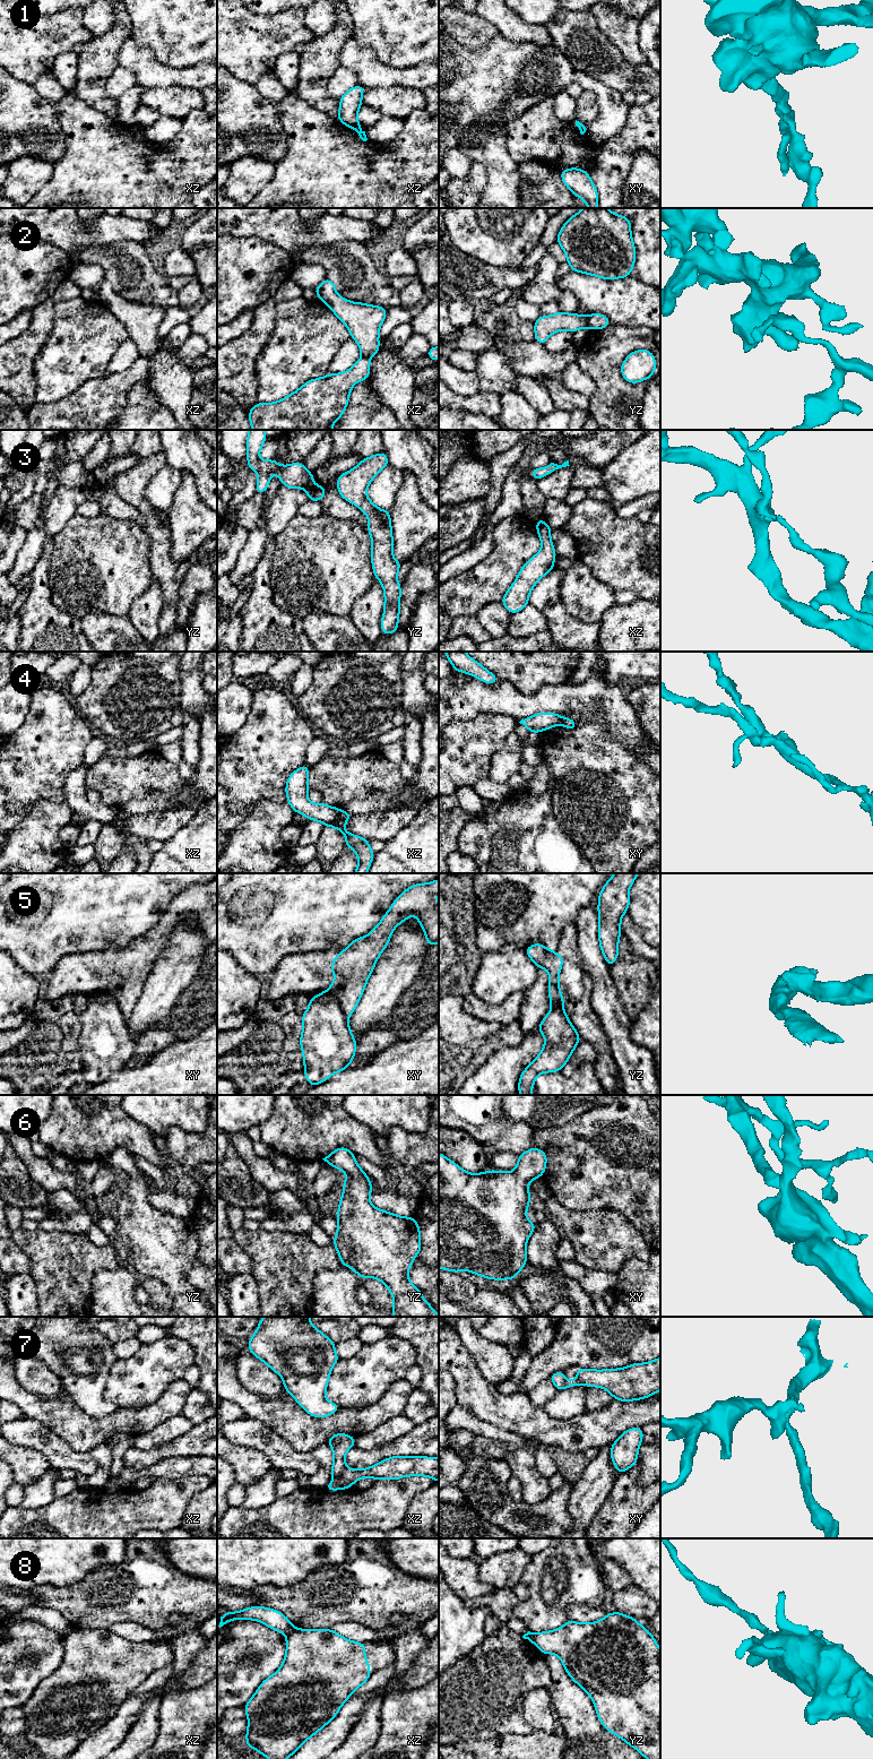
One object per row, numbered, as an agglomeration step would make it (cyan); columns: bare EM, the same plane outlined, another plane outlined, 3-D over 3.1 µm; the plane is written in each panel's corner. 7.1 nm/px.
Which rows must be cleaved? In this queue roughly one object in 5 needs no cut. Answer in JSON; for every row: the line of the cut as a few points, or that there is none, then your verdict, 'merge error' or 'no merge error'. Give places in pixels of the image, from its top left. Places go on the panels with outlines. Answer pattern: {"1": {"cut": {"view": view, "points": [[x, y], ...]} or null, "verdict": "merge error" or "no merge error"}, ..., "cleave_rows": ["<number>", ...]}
{"1": {"cut": {"view": "xy", "points": [[580, 129], [585, 131]]}, "verdict": "merge error"}, "2": {"cut": {"view": "yz", "points": [[587, 317], [588, 327]]}, "verdict": "merge error"}, "3": {"cut": {"view": "yz", "points": [[312, 483], [307, 490]]}, "verdict": "merge error"}, "4": {"cut": {"view": "xz", "points": [[342, 811], [331, 826]]}, "verdict": "merge error"}, "5": {"cut": {"view": "xy", "points": [[328, 990], [345, 1016]]}, "verdict": "merge error"}, "6": {"cut": null, "verdict": "no merge error"}, "7": {"cut": {"view": "xz", "points": [[346, 1466], [337, 1476]]}, "verdict": "merge error"}, "8": {"cut": {"view": "xz", "points": [[295, 1630], [287, 1635]]}, "verdict": "merge error"}, "cleave_rows": ["1", "2", "3", "4", "5", "7", "8"]}

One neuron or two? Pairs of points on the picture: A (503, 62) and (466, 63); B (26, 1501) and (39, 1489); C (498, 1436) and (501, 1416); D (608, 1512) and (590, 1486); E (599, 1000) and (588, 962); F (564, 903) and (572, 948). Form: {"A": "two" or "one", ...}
{"A": "one", "B": "one", "C": "two", "D": "two", "E": "one", "F": "two"}

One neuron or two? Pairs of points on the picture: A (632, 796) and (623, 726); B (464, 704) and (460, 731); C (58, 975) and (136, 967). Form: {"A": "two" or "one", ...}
{"A": "two", "B": "two", "C": "one"}

